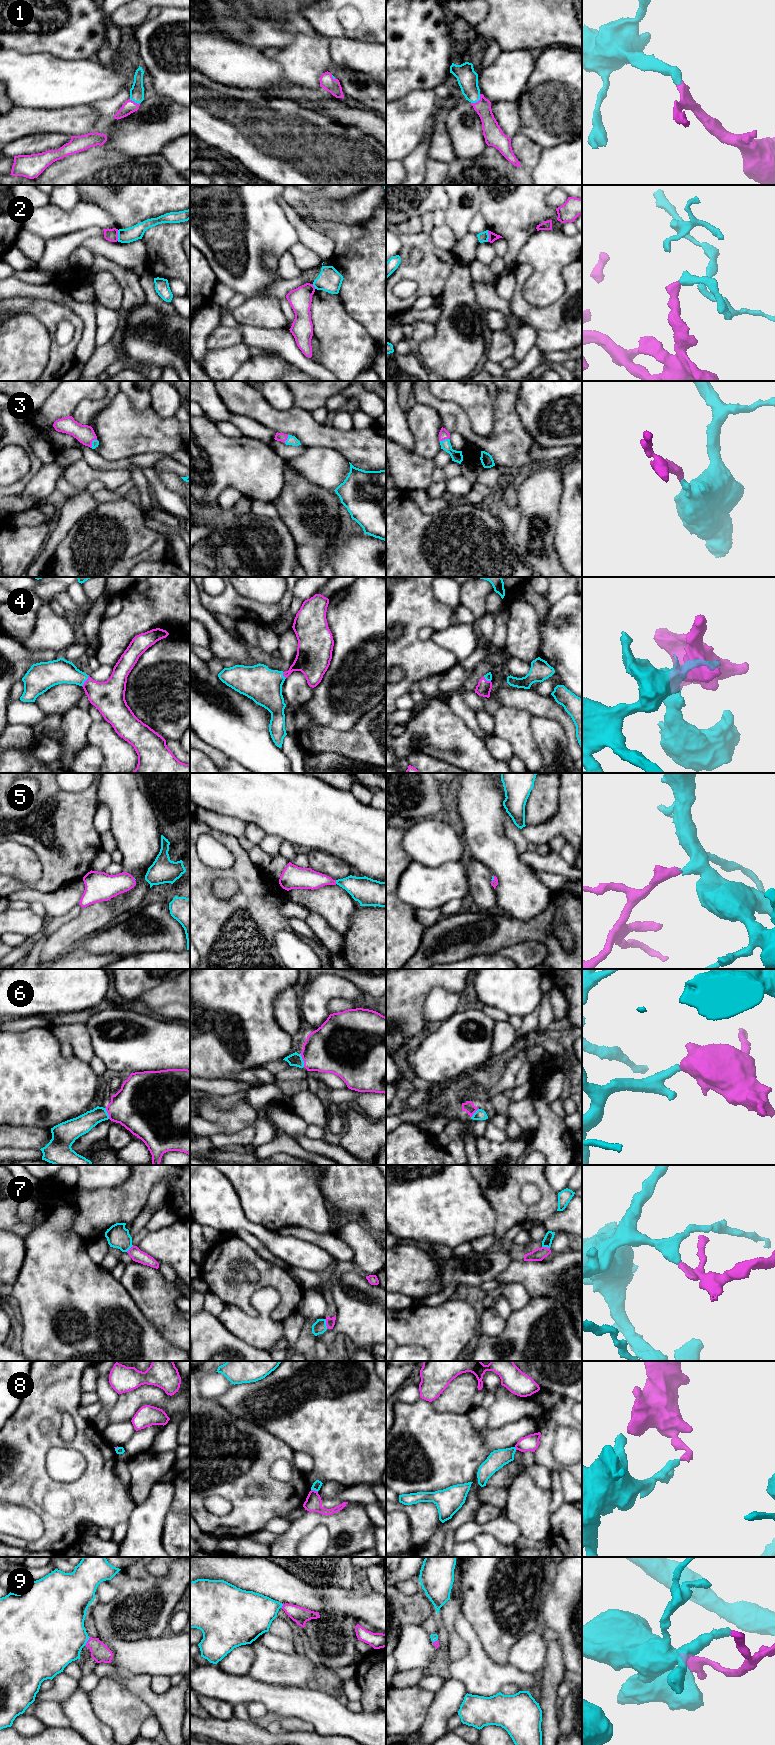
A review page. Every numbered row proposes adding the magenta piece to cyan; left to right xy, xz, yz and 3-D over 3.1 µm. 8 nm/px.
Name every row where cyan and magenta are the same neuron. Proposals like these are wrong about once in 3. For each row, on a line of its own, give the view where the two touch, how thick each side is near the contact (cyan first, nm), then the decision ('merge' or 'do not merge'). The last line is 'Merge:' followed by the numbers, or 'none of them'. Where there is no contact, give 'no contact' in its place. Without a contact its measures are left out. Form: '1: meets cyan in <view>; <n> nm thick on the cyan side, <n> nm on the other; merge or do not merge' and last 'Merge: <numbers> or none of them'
1: meets cyan in yz; 170 nm thick on the cyan side, 140 nm on the other; merge
2: meets cyan in yz; 80 nm thick on the cyan side, 60 nm on the other; do not merge
3: meets cyan in yz; 90 nm thick on the cyan side, 80 nm on the other; merge
4: meets cyan in xy; 200 nm thick on the cyan side, 260 nm on the other; merge
5: meets cyan in xz; 220 nm thick on the cyan side, 170 nm on the other; merge
6: meets cyan in xz; 110 nm thick on the cyan side, 380 nm on the other; merge
7: meets cyan in xz; 110 nm thick on the cyan side, 80 nm on the other; merge
8: meets cyan in xz; 70 nm thick on the cyan side, 130 nm on the other; do not merge
9: meets cyan in xy; 460 nm thick on the cyan side, 150 nm on the other; merge
Merge: 1, 3, 4, 5, 6, 7, 9

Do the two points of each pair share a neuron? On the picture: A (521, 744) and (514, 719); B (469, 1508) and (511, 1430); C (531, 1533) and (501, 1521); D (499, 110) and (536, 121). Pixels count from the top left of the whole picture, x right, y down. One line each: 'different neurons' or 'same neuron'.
A: same neuron
B: different neurons
C: different neurons
D: different neurons

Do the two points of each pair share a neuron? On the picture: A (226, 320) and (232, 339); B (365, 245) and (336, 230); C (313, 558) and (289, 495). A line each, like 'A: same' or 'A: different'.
A: different
B: same
C: same

